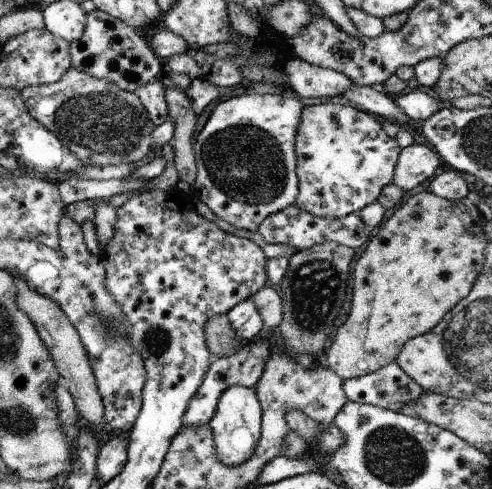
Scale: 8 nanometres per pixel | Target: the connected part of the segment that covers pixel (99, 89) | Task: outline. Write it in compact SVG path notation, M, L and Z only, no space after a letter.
M74 68L56 83L32 85L20 91L28 112L50 130L74 156L90 166L138 166L150 152L150 132L156 130L150 113L136 93Z

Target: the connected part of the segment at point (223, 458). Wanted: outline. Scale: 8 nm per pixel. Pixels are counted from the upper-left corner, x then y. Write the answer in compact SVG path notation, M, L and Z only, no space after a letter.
M234 385L223 393L222 398L219 399L215 418L209 424L212 434L214 434L216 458L224 466L230 466L230 468L232 466L240 466L240 464L245 464L255 454L262 435L262 414L263 407L260 404L255 387Z

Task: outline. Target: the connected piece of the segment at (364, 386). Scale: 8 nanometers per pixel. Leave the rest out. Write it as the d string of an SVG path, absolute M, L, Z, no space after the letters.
M392 362L378 372L343 381L344 394L358 404L378 405L394 412L416 402L425 390Z

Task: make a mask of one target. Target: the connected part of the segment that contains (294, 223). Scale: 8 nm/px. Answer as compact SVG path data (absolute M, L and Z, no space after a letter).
M376 202L363 208L362 211L353 212L346 219L320 218L312 216L312 213L304 212L304 209L294 203L290 207L283 208L282 211L267 216L258 226L258 231L268 244L284 244L284 246L296 248L296 251L306 250L316 244L328 241L334 241L355 249L360 248L368 240L368 236L374 232L374 228L381 225L380 222L384 220L384 212L386 212L384 205Z

